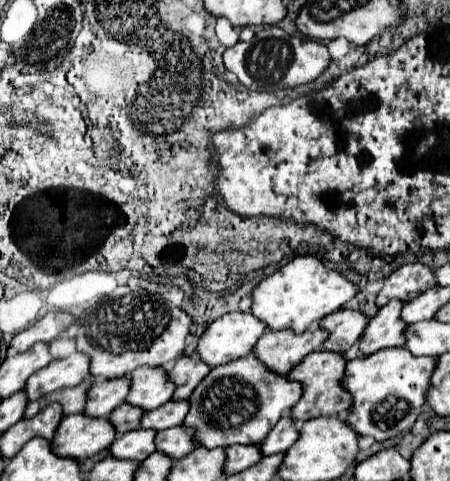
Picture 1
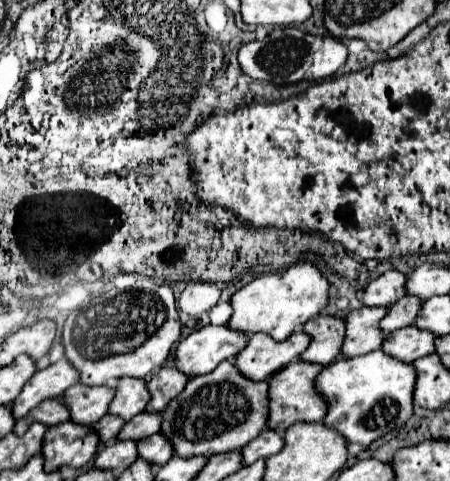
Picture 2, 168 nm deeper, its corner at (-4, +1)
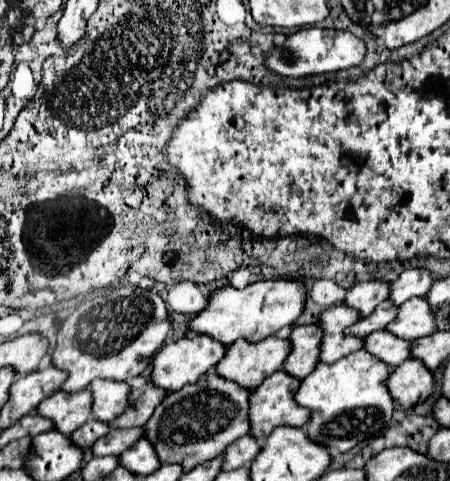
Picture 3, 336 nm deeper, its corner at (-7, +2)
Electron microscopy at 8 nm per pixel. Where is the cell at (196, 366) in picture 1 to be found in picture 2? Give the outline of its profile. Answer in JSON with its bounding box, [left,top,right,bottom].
[146,368,188,412]

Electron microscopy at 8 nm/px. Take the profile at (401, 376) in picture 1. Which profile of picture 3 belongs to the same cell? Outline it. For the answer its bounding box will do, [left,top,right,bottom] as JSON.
[295,349,397,453]

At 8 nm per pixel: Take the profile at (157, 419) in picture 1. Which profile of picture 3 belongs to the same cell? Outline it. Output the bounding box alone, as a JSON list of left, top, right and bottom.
[93,427,145,457]

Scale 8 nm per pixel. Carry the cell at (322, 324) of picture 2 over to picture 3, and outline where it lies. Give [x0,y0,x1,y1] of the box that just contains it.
[285,325,323,377]

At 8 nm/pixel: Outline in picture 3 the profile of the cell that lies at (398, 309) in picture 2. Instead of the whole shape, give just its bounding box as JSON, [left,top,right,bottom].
[347,301,397,339]

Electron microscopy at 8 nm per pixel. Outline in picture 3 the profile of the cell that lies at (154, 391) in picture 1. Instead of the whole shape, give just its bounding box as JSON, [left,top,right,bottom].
[93,381,129,421]

